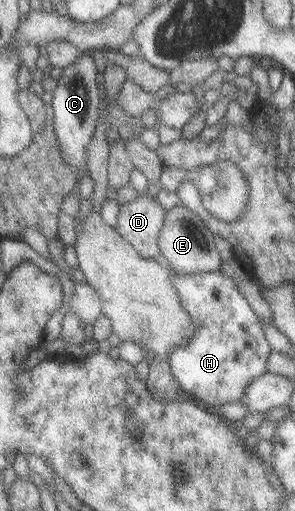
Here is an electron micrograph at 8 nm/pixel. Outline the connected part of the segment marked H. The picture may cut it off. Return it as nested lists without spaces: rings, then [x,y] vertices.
[[[167,271],[183,311],[188,313],[195,326],[190,341],[170,351],[165,359],[181,393],[210,408],[237,402],[251,380],[267,373],[270,347],[264,338],[260,319],[238,292],[234,280],[219,271],[201,274]]]

